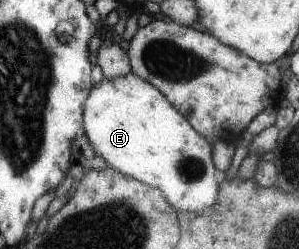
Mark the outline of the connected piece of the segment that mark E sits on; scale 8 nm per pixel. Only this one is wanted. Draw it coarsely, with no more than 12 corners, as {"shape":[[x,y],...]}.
{"shape":[[131,71],[91,87],[83,129],[107,166],[175,211],[215,203],[208,139]]}

